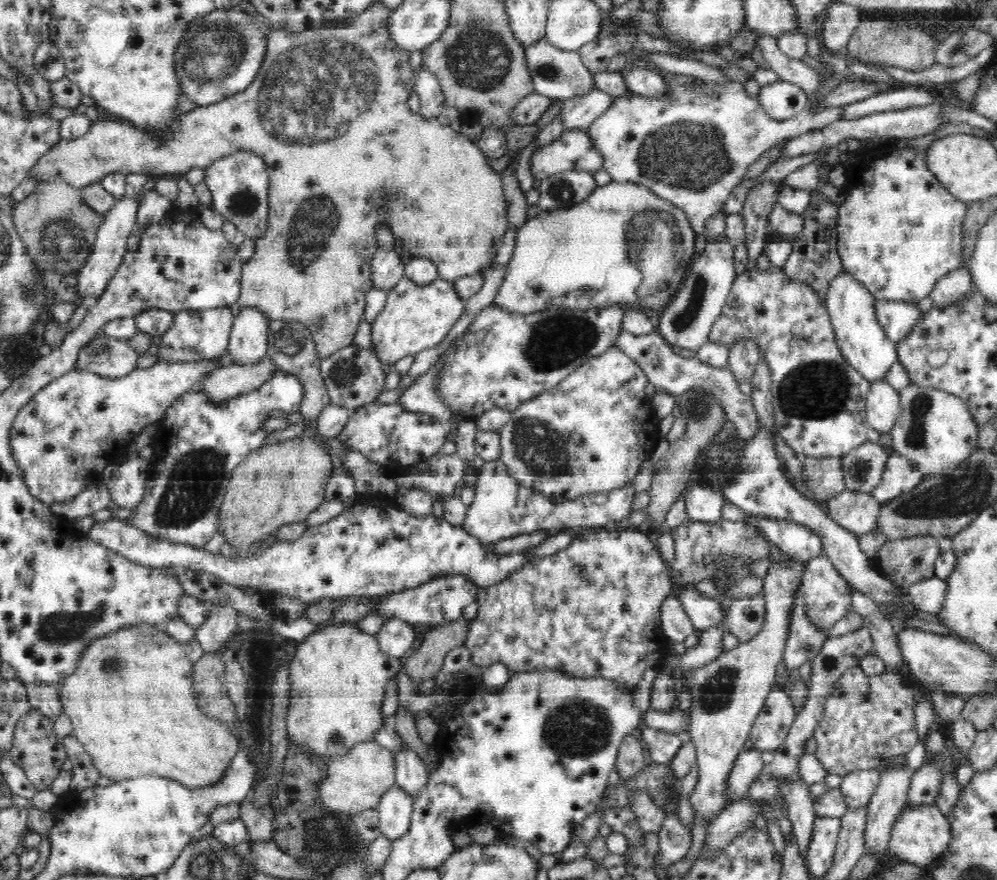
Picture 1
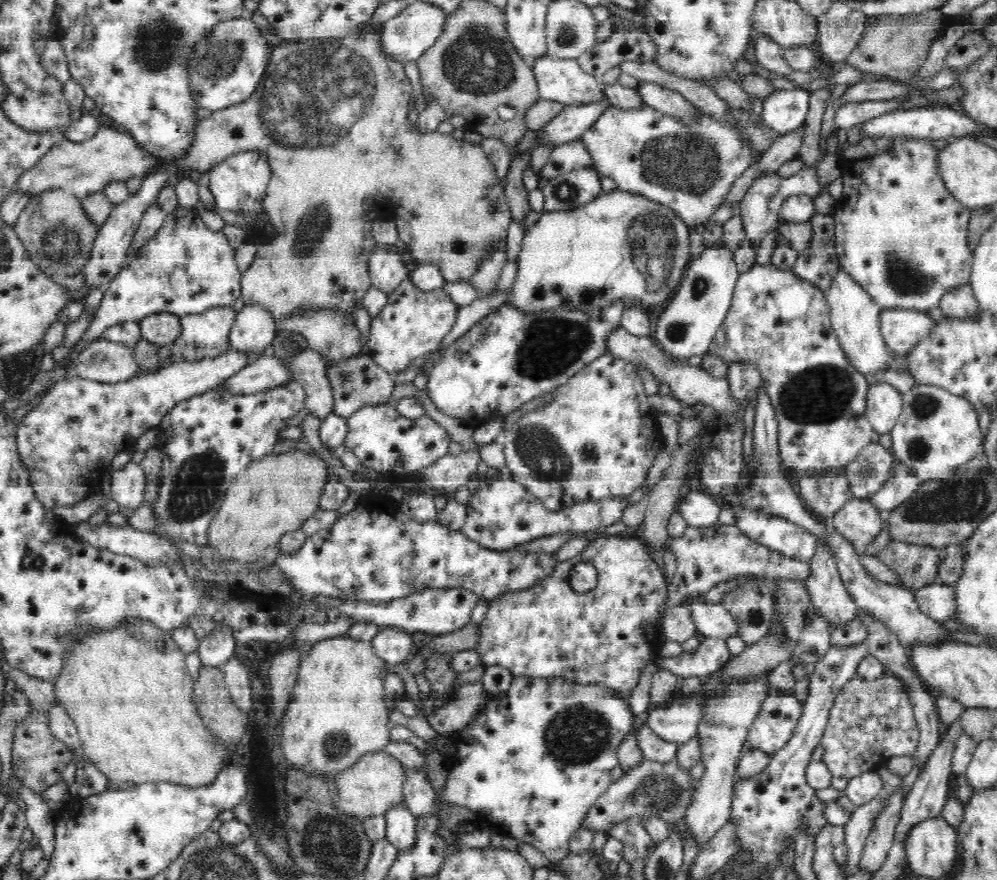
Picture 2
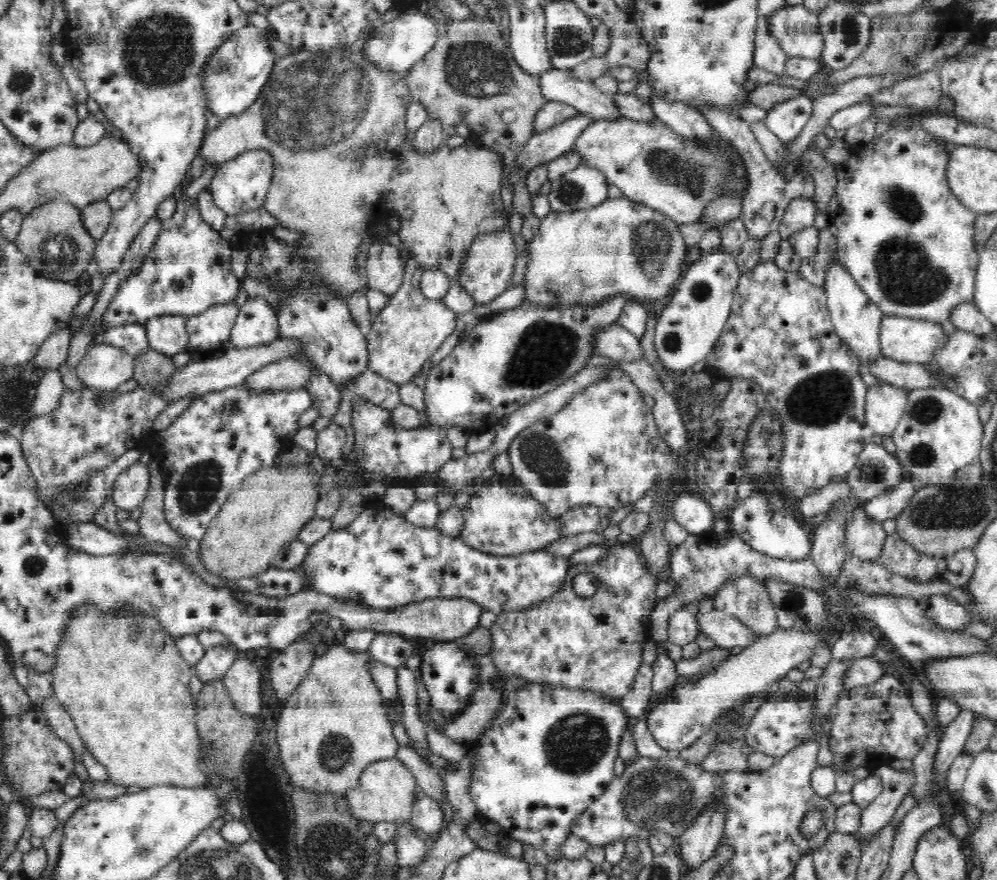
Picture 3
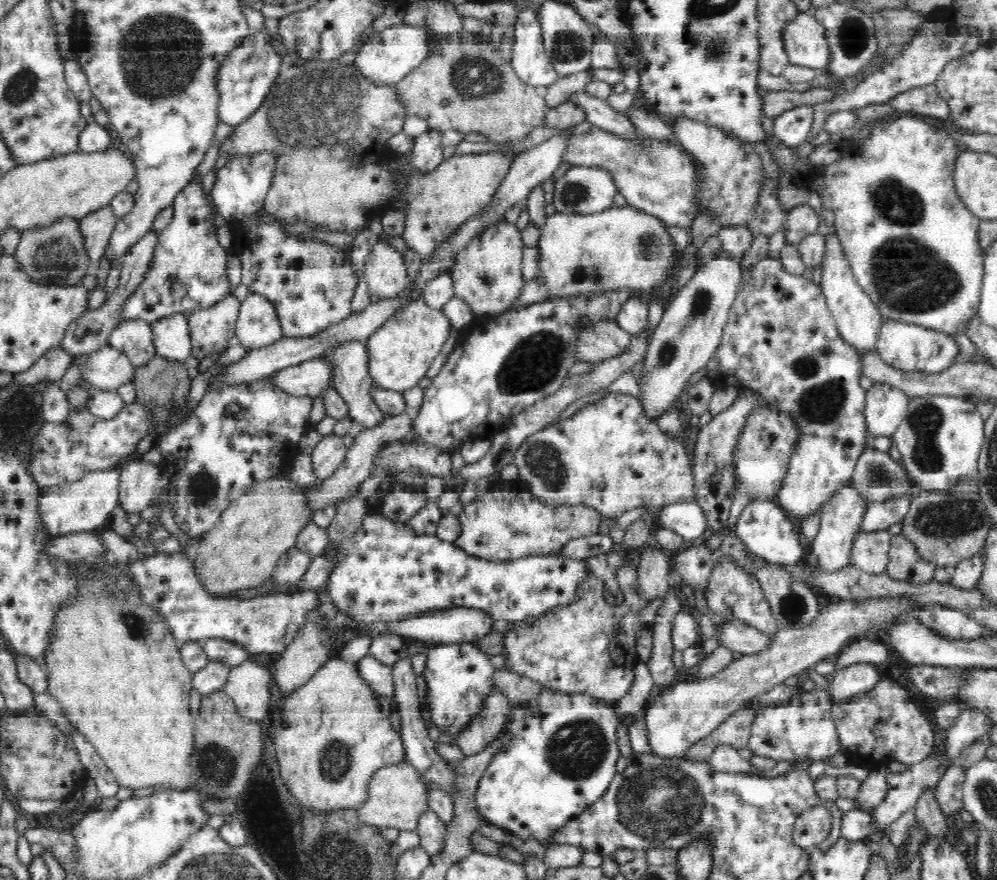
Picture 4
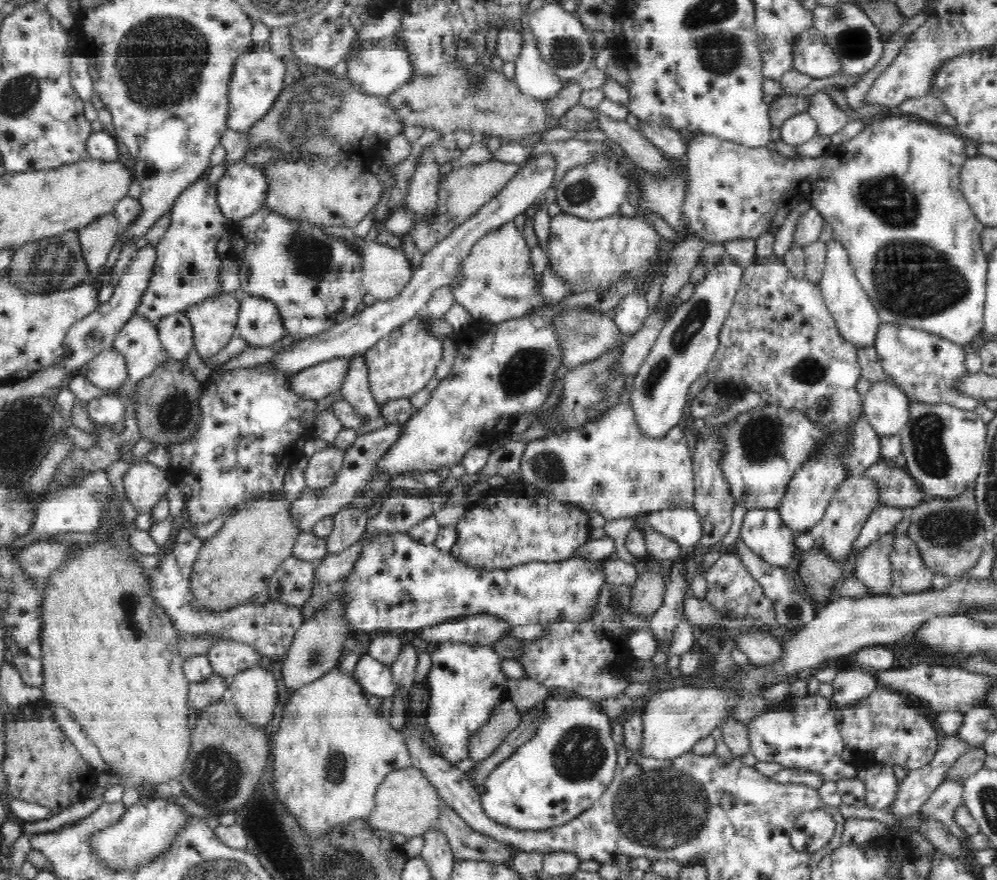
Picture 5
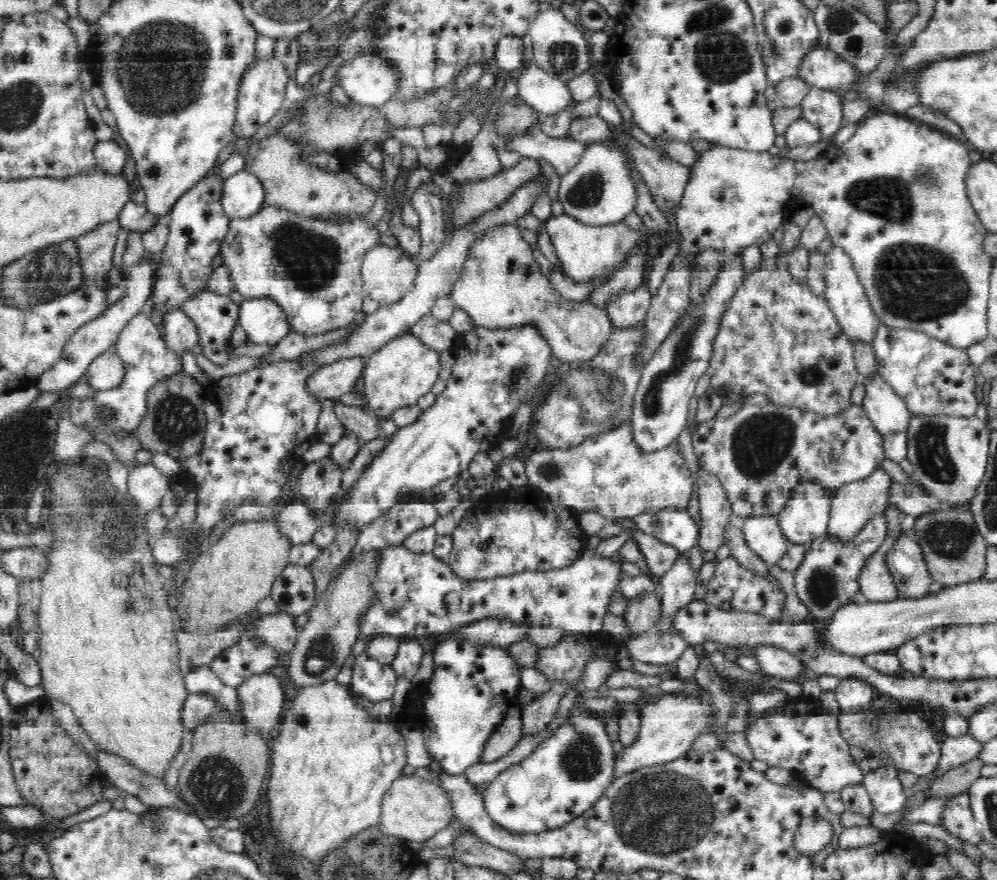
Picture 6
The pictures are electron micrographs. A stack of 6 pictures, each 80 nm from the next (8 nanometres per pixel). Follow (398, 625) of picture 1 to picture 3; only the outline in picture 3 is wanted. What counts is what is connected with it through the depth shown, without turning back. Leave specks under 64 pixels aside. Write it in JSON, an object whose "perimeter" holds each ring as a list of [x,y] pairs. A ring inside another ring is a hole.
{"perimeter":[[[377,633],[368,649],[372,658],[395,668],[412,656],[411,639],[396,633]]]}

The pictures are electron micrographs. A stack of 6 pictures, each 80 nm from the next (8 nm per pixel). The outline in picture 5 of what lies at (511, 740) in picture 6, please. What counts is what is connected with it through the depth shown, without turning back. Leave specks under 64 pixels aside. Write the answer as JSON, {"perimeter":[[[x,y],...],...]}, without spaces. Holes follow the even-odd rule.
{"perimeter":[[[510,699],[500,701],[498,708],[491,714],[490,720],[471,738],[471,750],[477,754],[470,757],[471,761],[484,760],[520,723],[523,714]]]}

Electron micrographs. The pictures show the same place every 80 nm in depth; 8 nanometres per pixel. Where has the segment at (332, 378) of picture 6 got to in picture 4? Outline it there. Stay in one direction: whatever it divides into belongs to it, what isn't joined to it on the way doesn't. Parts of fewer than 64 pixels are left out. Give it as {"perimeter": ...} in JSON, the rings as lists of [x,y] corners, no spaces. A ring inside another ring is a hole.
{"perimeter":[[[306,360],[294,366],[287,366],[269,375],[276,385],[288,394],[297,397],[318,397],[326,387],[332,387],[332,365],[328,361]]]}

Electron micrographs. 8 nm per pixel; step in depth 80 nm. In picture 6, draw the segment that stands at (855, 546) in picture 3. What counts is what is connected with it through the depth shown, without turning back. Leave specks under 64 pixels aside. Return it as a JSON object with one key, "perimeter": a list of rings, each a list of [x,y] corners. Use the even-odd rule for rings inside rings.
{"perimeter":[[[892,530],[878,547],[878,550],[875,550],[872,556],[866,560],[866,564],[858,575],[862,600],[881,603],[898,600],[899,594],[888,572],[885,557],[888,554],[888,546],[892,546],[892,542],[896,542],[898,536],[900,536],[900,532]]]}

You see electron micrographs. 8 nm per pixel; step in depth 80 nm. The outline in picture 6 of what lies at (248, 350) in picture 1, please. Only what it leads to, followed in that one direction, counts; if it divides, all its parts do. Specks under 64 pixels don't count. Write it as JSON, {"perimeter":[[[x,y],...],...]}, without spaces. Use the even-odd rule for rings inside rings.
{"perimeter":[[[244,299],[239,306],[239,322],[256,345],[274,346],[292,330],[282,307],[271,299]]]}

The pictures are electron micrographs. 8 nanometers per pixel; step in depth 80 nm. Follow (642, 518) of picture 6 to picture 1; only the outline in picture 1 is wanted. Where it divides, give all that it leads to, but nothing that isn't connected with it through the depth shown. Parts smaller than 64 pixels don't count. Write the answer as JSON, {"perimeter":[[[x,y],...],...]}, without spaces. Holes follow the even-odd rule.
{"perimeter":[[[708,484],[694,485],[685,496],[689,520],[715,523],[722,520],[725,498],[719,489]]]}

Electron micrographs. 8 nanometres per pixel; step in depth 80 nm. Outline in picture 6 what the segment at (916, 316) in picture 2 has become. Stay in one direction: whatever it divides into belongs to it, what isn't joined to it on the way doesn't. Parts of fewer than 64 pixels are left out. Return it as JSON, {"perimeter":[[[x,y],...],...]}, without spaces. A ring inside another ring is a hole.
{"perimeter":[[[881,325],[877,329],[872,344],[877,359],[877,374],[896,391],[897,396],[908,407],[912,417],[960,417],[968,420],[976,417],[976,408],[979,404],[974,393],[976,368],[970,363],[966,349],[937,341],[924,333],[890,328],[885,325]]]}

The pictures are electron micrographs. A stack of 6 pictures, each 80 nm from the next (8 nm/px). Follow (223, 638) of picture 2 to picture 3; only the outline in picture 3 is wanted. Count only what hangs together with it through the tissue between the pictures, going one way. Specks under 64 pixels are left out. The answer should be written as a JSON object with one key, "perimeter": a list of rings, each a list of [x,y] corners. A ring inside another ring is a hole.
{"perimeter":[[[216,645],[204,651],[193,671],[196,671],[196,675],[200,677],[204,687],[209,687],[222,682],[223,676],[236,659],[237,654],[234,653],[232,647]]]}

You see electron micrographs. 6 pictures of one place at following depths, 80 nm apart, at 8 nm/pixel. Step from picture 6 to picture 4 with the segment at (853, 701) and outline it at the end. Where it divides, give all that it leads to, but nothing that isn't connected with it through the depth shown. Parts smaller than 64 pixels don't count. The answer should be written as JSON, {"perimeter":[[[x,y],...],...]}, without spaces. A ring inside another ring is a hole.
{"perimeter":[[[858,663],[837,670],[830,679],[829,692],[835,706],[876,686],[883,677],[882,668],[872,663]]]}

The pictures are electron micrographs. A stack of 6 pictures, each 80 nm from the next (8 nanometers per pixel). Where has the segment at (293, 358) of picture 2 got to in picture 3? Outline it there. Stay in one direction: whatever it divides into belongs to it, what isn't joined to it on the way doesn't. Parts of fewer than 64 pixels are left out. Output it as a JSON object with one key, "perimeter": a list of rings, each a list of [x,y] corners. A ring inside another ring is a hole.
{"perimeter":[[[316,369],[306,383],[305,389],[311,394],[312,404],[320,412],[320,417],[332,419],[340,406],[341,392],[331,378]]]}

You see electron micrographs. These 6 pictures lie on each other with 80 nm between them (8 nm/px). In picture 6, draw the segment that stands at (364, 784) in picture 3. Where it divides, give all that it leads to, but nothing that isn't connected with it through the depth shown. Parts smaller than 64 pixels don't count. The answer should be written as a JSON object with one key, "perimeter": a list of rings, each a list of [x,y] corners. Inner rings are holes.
{"perimeter":[[[410,774],[407,777],[396,778],[396,782],[392,781],[388,798],[383,800],[381,814],[378,826],[380,832],[404,839],[406,842],[416,840],[417,843],[422,843],[422,840],[434,836],[438,830],[446,828],[450,820],[454,820],[455,806],[451,794],[444,791],[436,779],[424,780],[416,774]]]}

